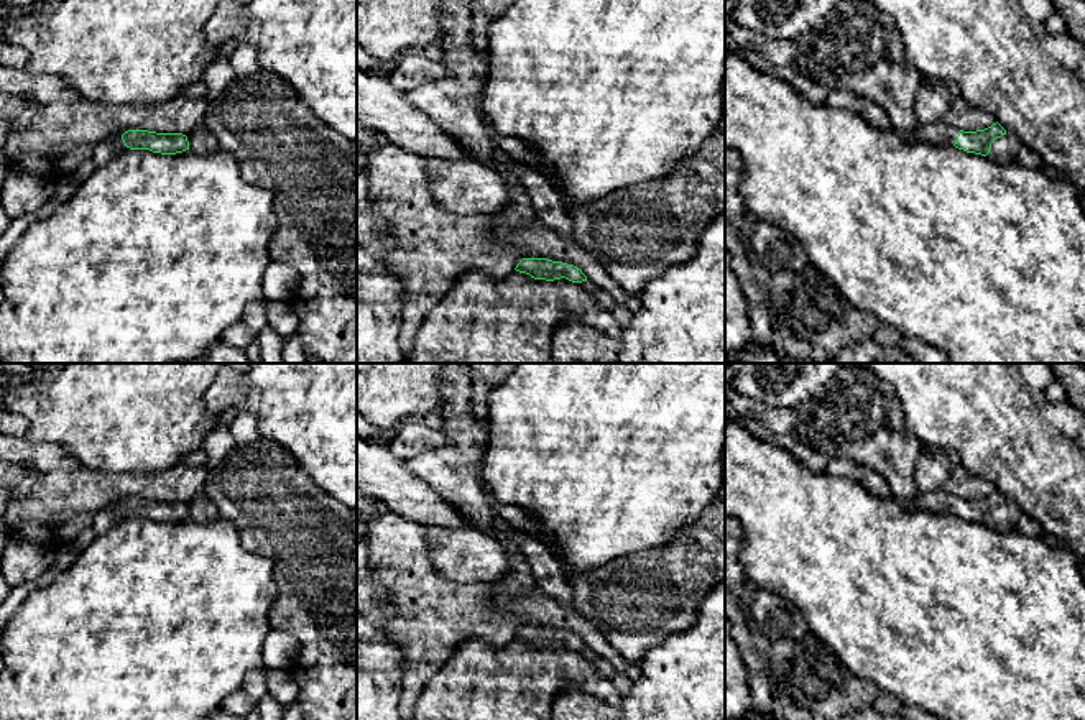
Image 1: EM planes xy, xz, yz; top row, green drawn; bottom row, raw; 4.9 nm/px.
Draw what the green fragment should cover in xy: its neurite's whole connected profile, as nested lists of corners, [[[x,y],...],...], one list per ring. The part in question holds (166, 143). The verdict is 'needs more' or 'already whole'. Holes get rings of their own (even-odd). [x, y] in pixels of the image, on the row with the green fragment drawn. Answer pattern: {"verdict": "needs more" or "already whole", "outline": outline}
{"verdict": "needs more", "outline": [[[128,130],[120,138],[102,140],[94,146],[92,163],[95,168],[130,150],[150,150],[161,155],[176,155],[189,150],[182,133],[156,133],[148,130]]]}

